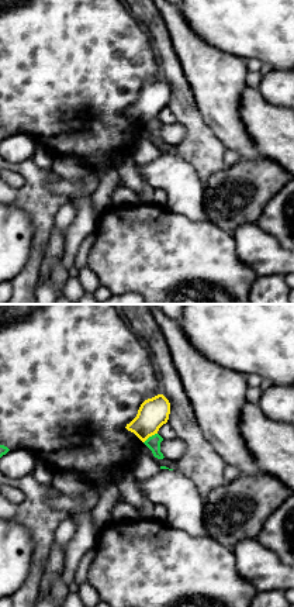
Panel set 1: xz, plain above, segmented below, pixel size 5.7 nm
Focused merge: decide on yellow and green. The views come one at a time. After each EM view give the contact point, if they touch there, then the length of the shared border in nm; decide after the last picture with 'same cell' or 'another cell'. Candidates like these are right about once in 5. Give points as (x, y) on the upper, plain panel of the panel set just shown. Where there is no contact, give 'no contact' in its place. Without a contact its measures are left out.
meets yellow at (149, 120); contact 100 nm long

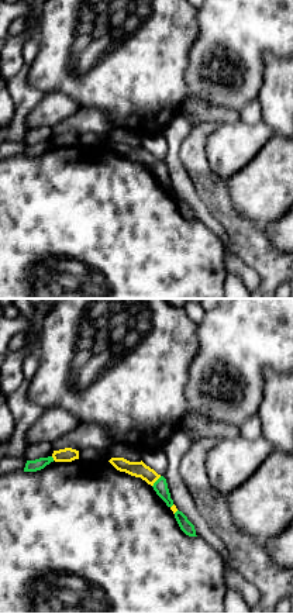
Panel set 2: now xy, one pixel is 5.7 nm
meets yellow at (155, 165); contact 80 nm long

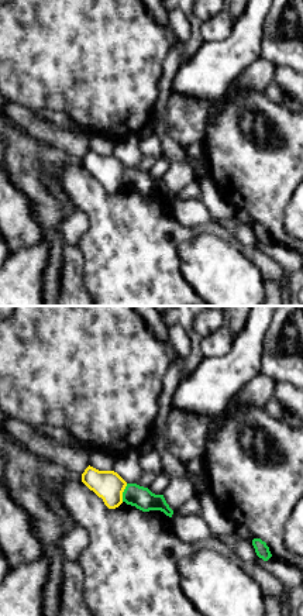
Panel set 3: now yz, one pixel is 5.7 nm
meets yellow at (123, 175); contact 110 nm long

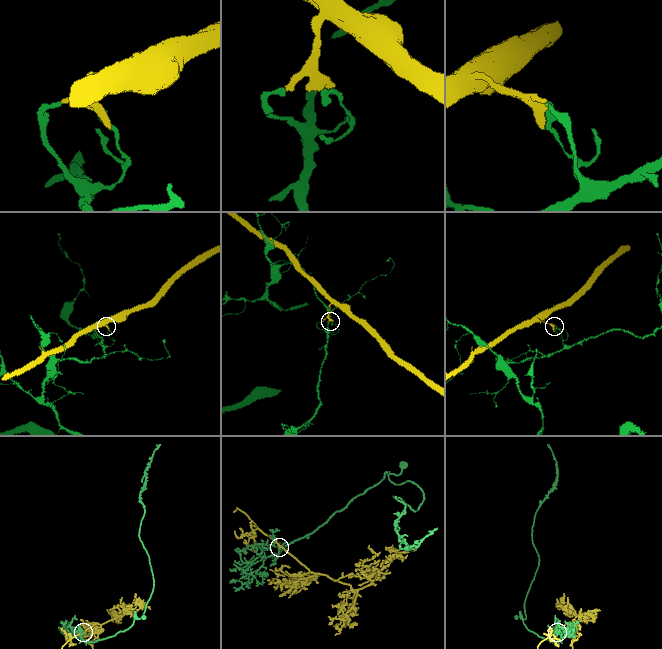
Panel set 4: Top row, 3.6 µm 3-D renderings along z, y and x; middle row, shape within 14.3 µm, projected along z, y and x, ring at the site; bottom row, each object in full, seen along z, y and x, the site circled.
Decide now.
another cell

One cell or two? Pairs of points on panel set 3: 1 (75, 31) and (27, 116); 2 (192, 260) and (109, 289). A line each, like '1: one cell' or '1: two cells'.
1: two cells
2: two cells

